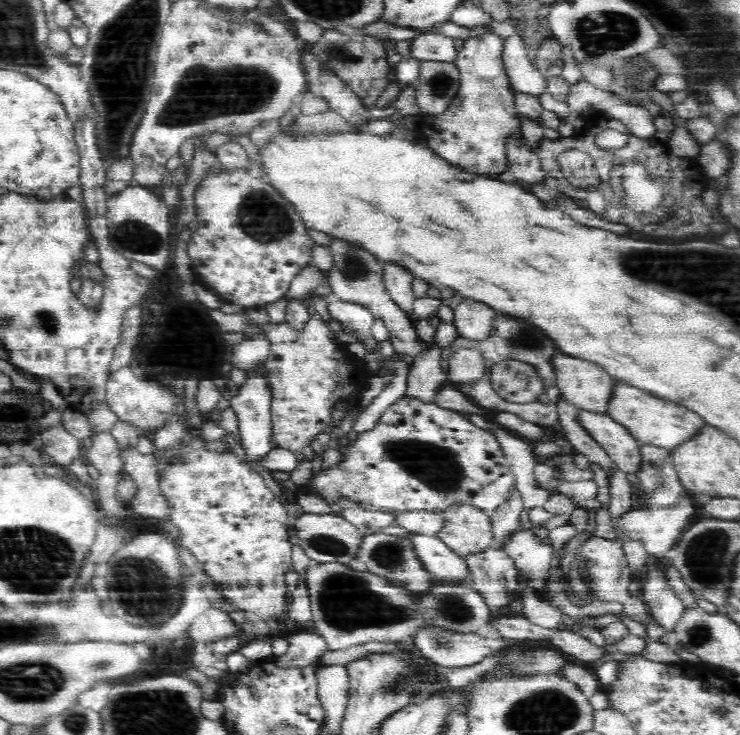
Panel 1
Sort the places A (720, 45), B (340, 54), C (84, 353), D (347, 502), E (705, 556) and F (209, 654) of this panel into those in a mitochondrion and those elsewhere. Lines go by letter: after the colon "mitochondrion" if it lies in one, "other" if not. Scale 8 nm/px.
A: mitochondrion
B: mitochondrion
C: other
D: other
E: mitochondrion
F: other

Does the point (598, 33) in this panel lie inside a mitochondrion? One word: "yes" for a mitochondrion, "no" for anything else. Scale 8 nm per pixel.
yes

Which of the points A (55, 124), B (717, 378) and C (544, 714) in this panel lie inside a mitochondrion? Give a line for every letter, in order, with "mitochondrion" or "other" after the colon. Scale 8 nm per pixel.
A: other
B: other
C: mitochondrion

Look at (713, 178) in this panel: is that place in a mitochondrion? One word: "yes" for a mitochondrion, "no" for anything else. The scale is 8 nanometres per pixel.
no

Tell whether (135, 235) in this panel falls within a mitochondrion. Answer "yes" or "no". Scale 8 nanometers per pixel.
yes

